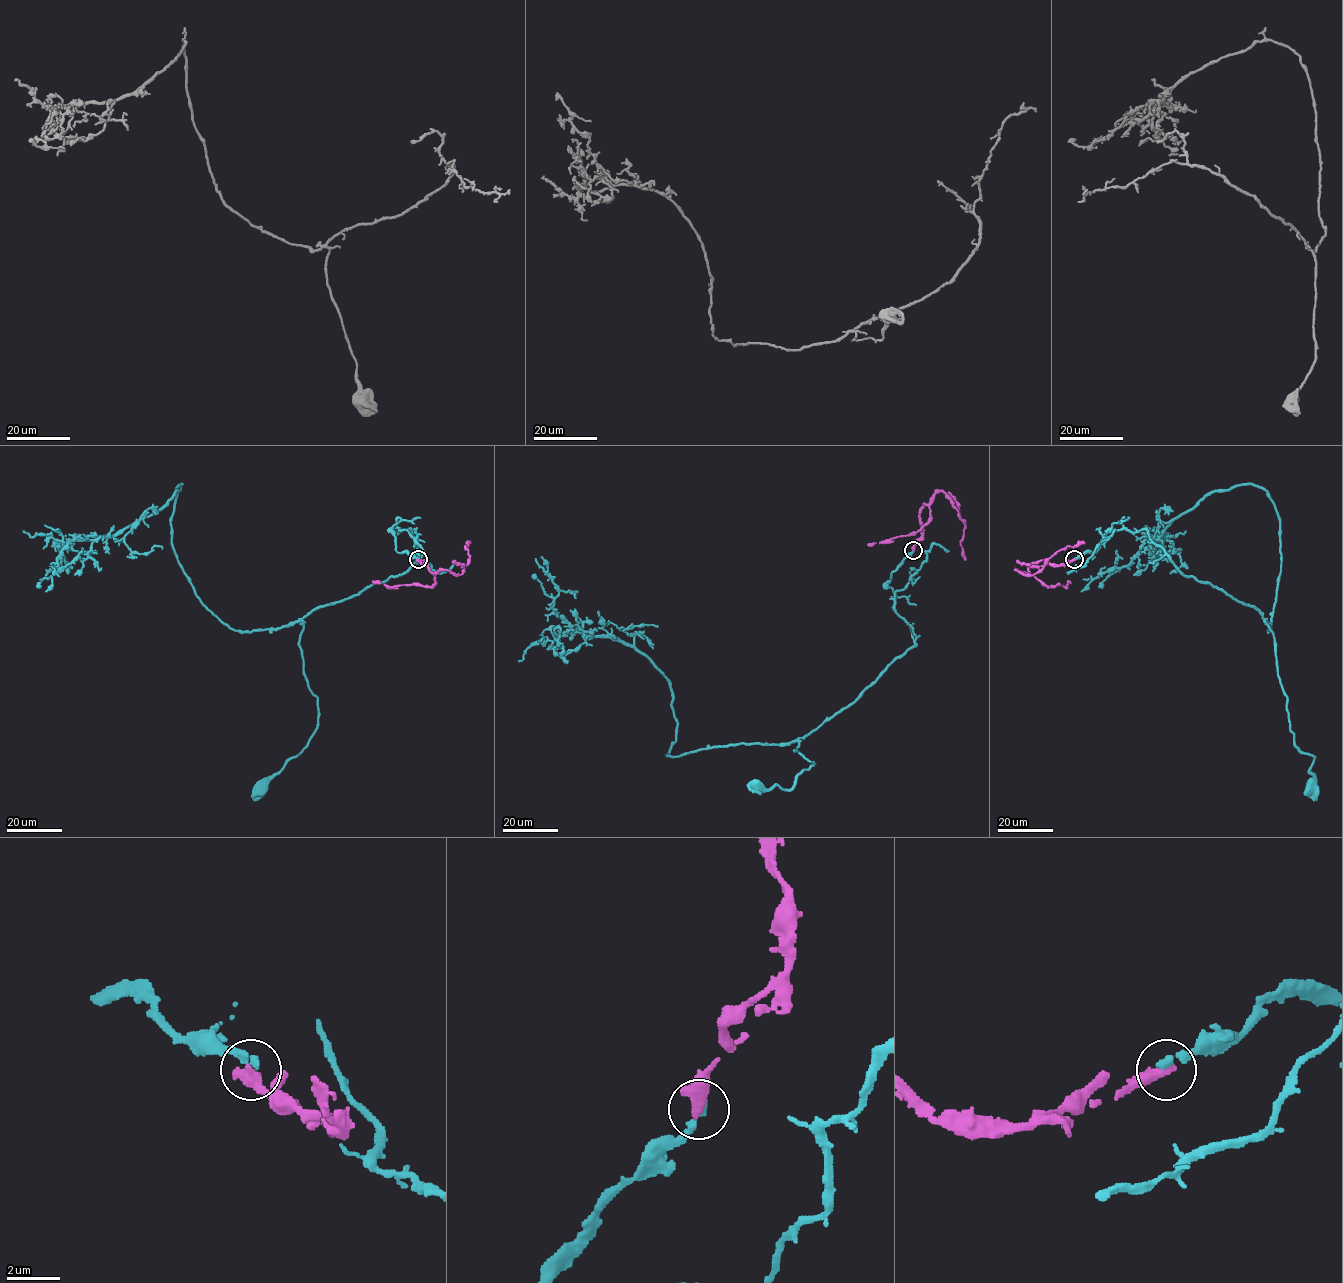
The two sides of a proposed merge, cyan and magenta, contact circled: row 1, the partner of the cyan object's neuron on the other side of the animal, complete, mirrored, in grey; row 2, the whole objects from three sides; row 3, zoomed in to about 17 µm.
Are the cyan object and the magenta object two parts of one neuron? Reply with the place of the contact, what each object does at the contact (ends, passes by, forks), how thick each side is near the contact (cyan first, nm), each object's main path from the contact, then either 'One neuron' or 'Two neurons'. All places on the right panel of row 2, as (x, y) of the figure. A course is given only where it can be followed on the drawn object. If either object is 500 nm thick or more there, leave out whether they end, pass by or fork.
Place: (1074, 559). Thickness 240 nm (cyan) against 500 nm. Course of cyan: (1074, 559), (1097, 551), (1123, 518), (1184, 575), (1261, 613), (1294, 745), (1314, 757), (1310, 789). Course of magenta: (1074, 559), (1060, 565), (1033, 562), (1027, 573), (1015, 570), (1033, 575), (1057, 551), (1084, 542). One neuron

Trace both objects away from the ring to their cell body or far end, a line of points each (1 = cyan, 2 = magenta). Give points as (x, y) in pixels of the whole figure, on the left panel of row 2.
1: (418, 559), (396, 551), (398, 518), (420, 558), (301, 620), (317, 728), (260, 789)
2: (418, 559), (427, 565), (424, 560), (432, 572), (446, 570), (460, 575), (469, 558), (464, 545), (470, 542)

